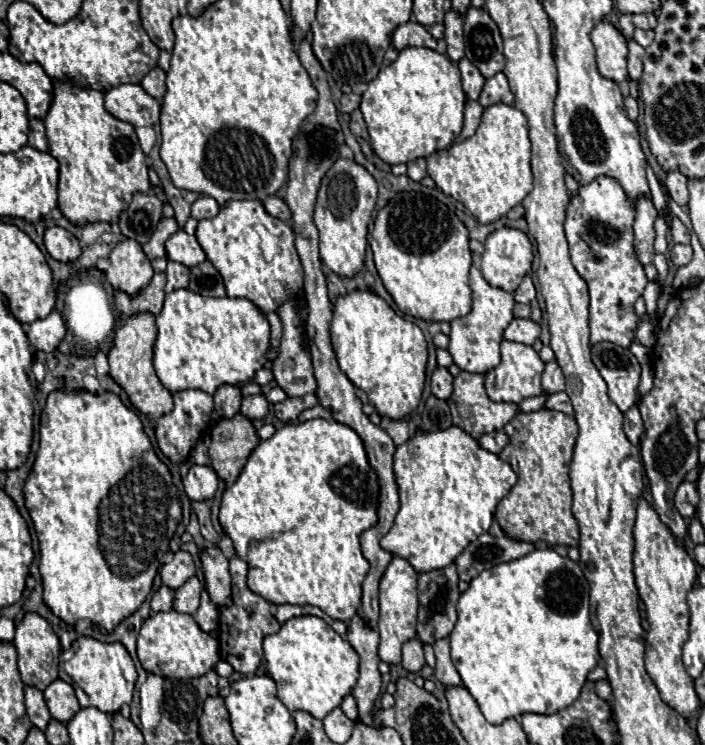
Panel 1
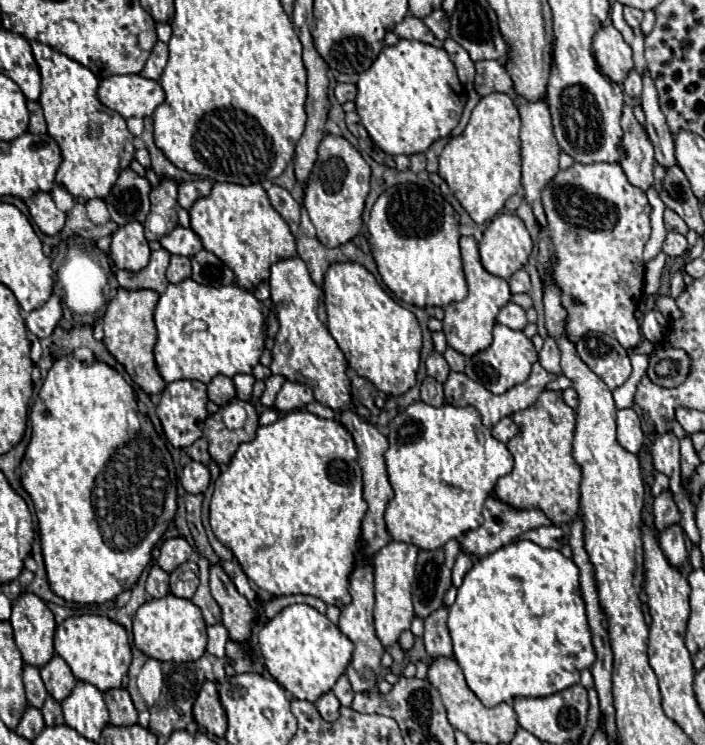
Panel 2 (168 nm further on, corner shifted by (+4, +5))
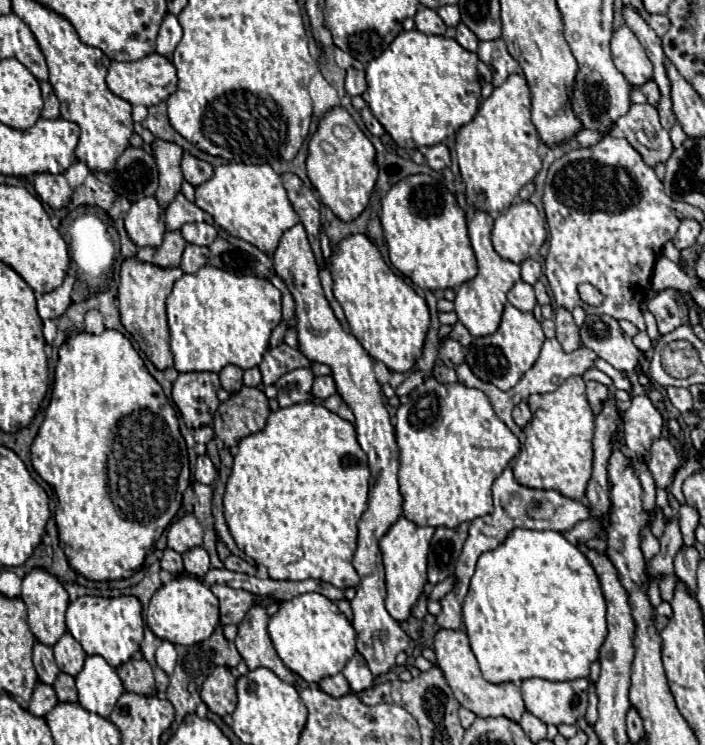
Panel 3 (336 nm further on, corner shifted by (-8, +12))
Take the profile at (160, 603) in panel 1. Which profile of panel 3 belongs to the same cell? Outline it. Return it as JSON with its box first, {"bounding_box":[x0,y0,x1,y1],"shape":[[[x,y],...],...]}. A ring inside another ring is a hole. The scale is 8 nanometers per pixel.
{"bounding_box":[160,548,184,578],"shape":[[[166,548],[166,550],[164,550],[164,556],[162,556],[162,560],[160,560],[160,566],[162,566],[162,570],[166,570],[172,578],[182,576],[182,572],[184,572],[182,556],[180,556],[178,552],[170,550],[170,548]]]}

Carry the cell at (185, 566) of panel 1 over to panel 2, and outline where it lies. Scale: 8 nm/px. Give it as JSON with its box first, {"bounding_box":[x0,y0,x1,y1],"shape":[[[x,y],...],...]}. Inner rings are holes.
{"bounding_box":[158,537,192,571],"shape":[[[170,537],[162,543],[160,547],[160,557],[158,557],[158,565],[164,571],[172,571],[176,569],[180,563],[188,561],[192,557],[192,547],[184,537]]]}

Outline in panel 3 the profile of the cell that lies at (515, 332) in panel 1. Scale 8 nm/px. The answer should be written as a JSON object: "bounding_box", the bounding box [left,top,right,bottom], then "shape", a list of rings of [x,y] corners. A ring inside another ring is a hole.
{"bounding_box":[508,282,536,312],"shape":[[[516,282],[512,286],[512,290],[508,292],[508,302],[518,308],[520,312],[532,312],[536,306],[536,298],[534,298],[534,290],[530,284],[526,282]]]}

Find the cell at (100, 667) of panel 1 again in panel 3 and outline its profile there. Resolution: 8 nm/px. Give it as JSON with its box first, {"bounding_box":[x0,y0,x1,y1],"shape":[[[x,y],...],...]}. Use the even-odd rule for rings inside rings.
{"bounding_box":[66,596,144,668],"shape":[[[82,596],[70,602],[66,610],[66,626],[76,642],[82,644],[88,656],[102,656],[112,668],[130,660],[138,650],[144,638],[144,620],[142,620],[142,604],[138,598],[120,596],[120,598],[98,598],[98,596]]]}

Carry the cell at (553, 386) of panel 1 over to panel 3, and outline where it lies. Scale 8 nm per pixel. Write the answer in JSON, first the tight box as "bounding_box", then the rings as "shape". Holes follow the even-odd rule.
{"bounding_box":[556,308,580,352],"shape":[[[556,308],[556,340],[562,344],[564,352],[574,352],[580,346],[580,334],[572,320],[572,314],[564,308]]]}

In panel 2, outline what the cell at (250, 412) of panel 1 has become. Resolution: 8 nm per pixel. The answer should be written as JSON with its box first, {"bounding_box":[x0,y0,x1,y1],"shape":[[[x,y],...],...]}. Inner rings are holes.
{"bounding_box":[232,375,254,401],"shape":[[[236,375],[232,381],[234,381],[234,387],[236,387],[236,397],[242,399],[242,401],[250,401],[254,377],[252,375]]]}

